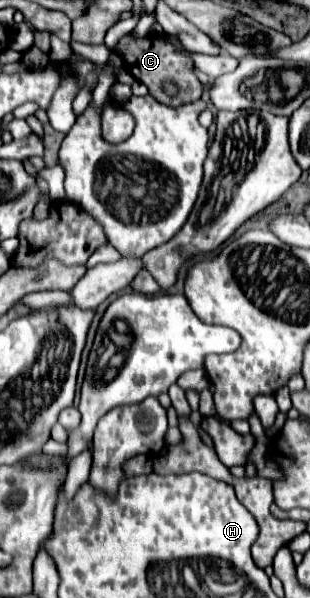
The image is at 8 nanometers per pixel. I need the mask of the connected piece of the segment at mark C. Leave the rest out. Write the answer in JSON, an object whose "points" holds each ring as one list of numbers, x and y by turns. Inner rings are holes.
{"points":[[153,34,153,36,139,38,139,40,131,40,131,36,123,36,123,40,119,42,117,48,123,52,125,62,127,62,127,70,133,74,133,78,143,82,149,88,149,94,155,96,161,104,183,106,183,104,189,104,189,102,195,102,197,98,201,98,203,86,195,76,195,70,193,70,189,56,185,52,177,52,167,38],[165,82,175,82,175,86,177,86,175,96,169,96,163,90]]}

